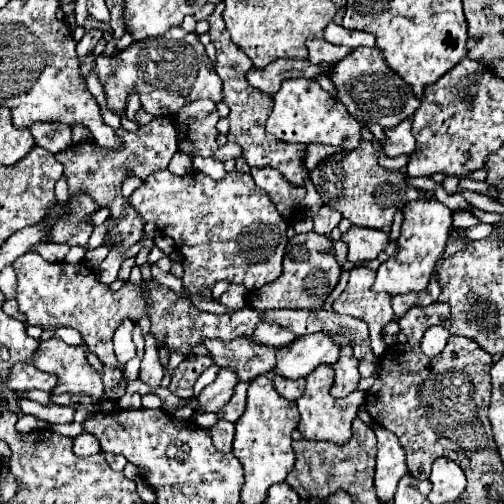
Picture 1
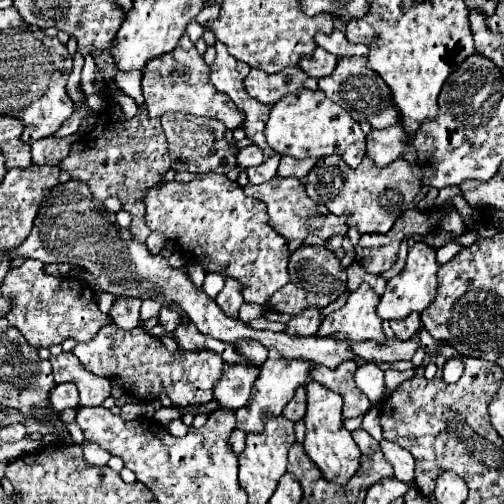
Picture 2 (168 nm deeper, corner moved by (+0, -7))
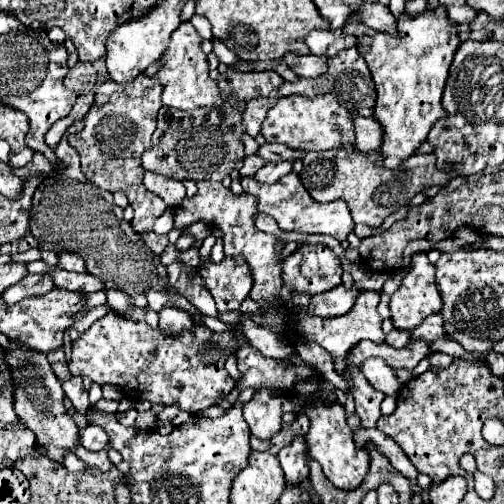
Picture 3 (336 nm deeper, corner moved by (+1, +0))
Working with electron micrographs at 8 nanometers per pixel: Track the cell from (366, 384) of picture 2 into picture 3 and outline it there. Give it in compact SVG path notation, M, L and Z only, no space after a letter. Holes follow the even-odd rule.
M371 357L367 361L361 363L361 373L365 375L365 379L381 393L385 395L397 395L399 391L399 383L395 377L395 371L391 367L385 365L385 361L381 357Z

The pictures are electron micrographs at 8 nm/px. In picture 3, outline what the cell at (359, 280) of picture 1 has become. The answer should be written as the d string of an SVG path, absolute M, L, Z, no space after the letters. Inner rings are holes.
M363 291L363 293L359 293L359 297L355 301L355 309L351 309L351 313L345 313L341 317L331 317L331 319L321 319L321 317L313 317L313 315L305 313L305 315L301 315L301 321L297 317L297 319L289 321L289 325L307 341L317 341L325 351L329 351L333 357L333 363L335 363L335 371L339 375L343 375L343 369L347 367L345 355L349 353L349 349L355 343L359 343L361 339L371 339L375 343L385 341L385 333L381 329L381 317L377 313L377 303L379 303L377 291Z

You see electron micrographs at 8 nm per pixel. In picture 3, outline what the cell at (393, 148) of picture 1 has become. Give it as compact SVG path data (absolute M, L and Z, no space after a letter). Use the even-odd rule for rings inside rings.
M353 113L355 121L355 133L357 133L357 149L361 153L381 151L383 145L383 125L375 117L359 117Z

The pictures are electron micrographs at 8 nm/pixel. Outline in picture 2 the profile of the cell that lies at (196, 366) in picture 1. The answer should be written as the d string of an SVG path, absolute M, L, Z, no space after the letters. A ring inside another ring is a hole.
M108 324L100 328L94 340L76 344L72 348L72 354L88 372L108 380L118 380L124 392L142 401L140 403L166 394L176 406L182 408L210 402L214 398L214 384L220 380L224 370L224 360L216 352L210 352L206 348L194 352L170 352L160 342L160 338L146 334L142 326L136 326L134 330L122 330L116 324Z

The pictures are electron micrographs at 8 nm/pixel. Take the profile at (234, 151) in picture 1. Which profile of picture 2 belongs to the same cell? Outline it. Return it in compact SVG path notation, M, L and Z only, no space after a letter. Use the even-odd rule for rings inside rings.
M252 144L252 146L248 146L248 148L242 148L242 150L238 152L236 160L238 160L238 164L240 164L242 168L260 166L260 164L264 162L264 152L262 152L262 148L258 148L258 146Z

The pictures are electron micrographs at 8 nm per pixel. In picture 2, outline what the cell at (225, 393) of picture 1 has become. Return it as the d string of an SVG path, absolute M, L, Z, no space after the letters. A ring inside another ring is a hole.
M226 364L222 378L216 382L214 400L222 408L242 408L252 392L254 380L260 376L260 368L250 364Z

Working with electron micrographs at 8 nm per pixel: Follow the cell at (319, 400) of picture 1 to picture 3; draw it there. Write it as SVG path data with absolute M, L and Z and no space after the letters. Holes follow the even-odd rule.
M315 401L311 403L307 409L305 409L309 421L311 421L311 427L309 427L309 433L305 437L307 441L307 453L311 449L311 457L317 459L323 467L323 473L325 477L337 485L339 489L355 489L365 473L369 471L369 453L365 449L359 449L353 441L353 431L347 427L345 423L345 411L343 411L343 405L341 403L331 403L331 405L323 405L323 401Z

